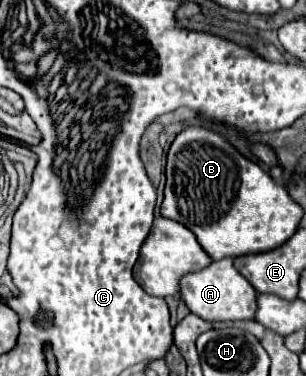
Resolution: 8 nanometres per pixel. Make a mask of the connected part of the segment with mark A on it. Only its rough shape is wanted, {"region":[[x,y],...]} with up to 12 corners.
{"region":[[211,261],[179,281],[191,313],[207,321],[255,317],[257,291]]}

